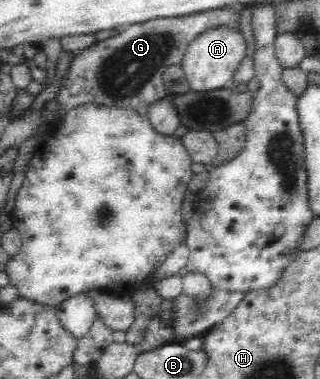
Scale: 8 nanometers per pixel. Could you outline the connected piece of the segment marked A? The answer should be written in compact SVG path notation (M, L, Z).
M219 25L204 30L192 40L180 64L193 91L225 88L230 86L232 76L241 64L241 60L246 57L246 50L246 40L239 28Z

